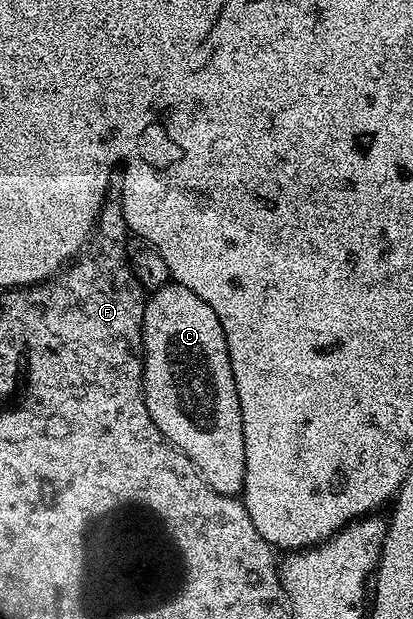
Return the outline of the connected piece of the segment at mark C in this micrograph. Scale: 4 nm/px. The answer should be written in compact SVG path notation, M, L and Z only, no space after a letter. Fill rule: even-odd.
M166 282L149 292L142 318L142 396L148 417L177 451L198 468L206 484L221 495L237 496L242 490L244 461L244 425L240 413L240 397L232 377L232 361L228 357L228 341L220 325L220 317L212 308L184 285Z

